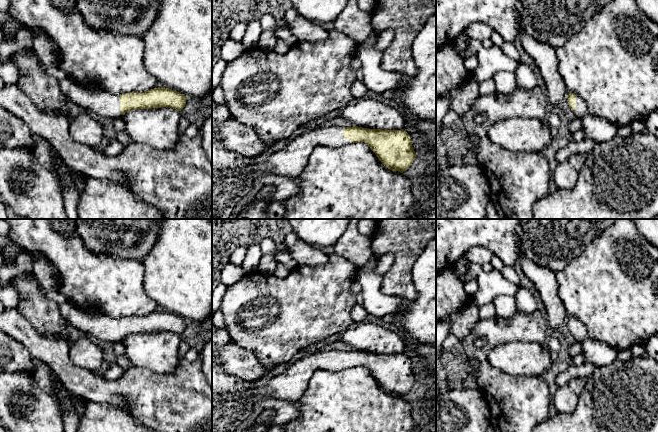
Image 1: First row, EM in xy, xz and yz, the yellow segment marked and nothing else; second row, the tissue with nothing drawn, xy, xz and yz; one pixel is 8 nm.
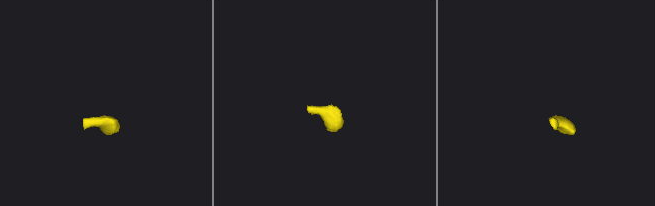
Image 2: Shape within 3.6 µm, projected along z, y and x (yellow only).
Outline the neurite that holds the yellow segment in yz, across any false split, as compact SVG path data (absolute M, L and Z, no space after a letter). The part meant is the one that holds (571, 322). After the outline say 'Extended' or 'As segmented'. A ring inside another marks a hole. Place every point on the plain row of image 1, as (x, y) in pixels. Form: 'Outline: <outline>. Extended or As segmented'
Outline: M517 219L516 238L519 240L518 260L522 270L529 278L542 299L547 312L548 328L556 330L563 322L567 322L569 330L575 340L582 346L581 353L584 363L596 368L607 366L619 358L619 352L609 345L590 339L585 325L574 317L569 317L567 310L559 297L559 284L556 274L563 270L575 257L604 230L617 219Z. Extended

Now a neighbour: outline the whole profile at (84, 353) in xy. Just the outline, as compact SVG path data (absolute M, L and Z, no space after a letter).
M87 336L78 338L70 345L70 359L76 366L94 373L104 362L100 347Z

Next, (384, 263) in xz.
M390 253L379 257L377 265L374 268L374 271L381 275L384 275L391 268L393 260L394 257Z

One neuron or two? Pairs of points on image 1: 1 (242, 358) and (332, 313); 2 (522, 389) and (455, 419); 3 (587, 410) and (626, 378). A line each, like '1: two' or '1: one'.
1: two
2: two
3: one

